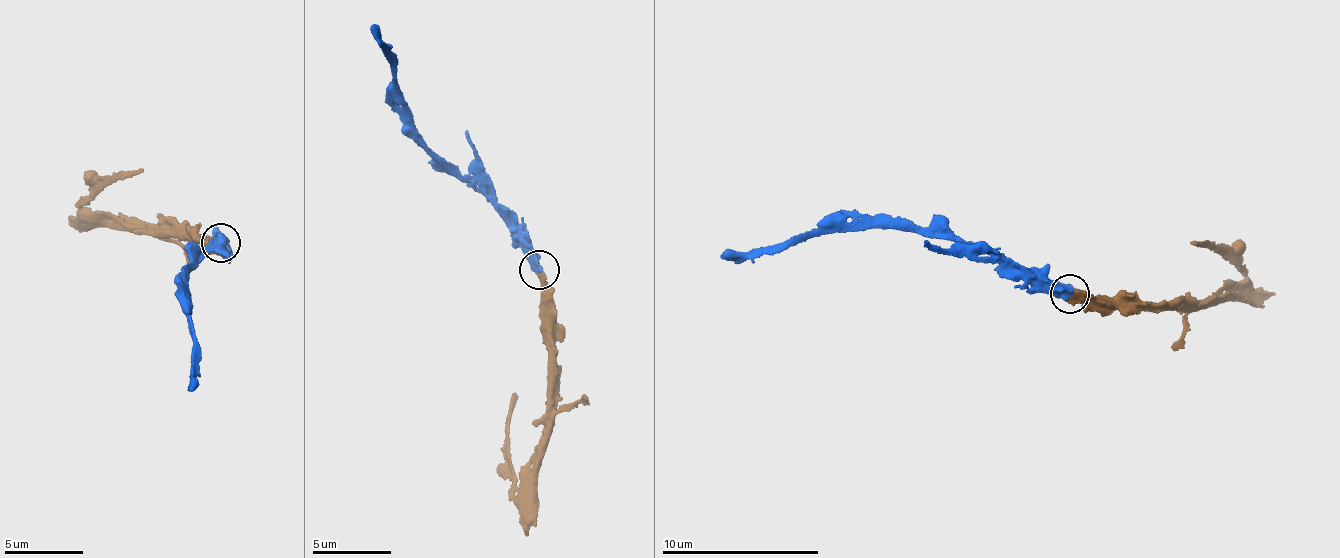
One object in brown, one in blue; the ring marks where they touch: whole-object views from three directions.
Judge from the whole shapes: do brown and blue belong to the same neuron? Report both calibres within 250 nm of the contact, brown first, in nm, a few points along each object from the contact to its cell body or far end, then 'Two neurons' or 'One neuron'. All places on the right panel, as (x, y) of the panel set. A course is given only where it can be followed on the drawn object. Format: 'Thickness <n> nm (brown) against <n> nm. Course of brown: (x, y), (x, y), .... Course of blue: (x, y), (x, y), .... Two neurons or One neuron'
Thickness 480 nm (brown) against 550 nm. Course of brown: (1068, 294), (1179, 300), (1186, 304), (1211, 298), (1243, 275), (1209, 248), (1192, 242). Course of blue: (1068, 294), (1029, 288), (984, 251), (893, 227), (842, 228), (756, 256), (721, 255). One neuron

